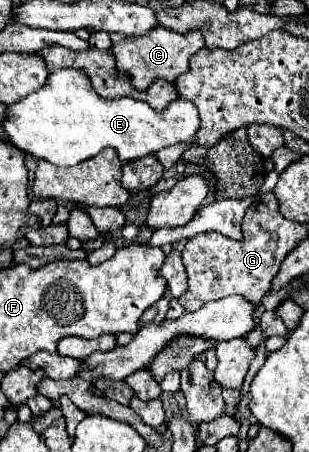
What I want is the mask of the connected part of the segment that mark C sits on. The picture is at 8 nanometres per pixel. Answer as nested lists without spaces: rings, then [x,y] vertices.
[[[154,27],[154,29],[150,29],[150,33],[140,35],[140,37],[122,35],[122,33],[112,33],[110,37],[114,43],[112,53],[114,53],[118,69],[128,73],[134,87],[138,87],[138,89],[150,87],[150,81],[154,81],[154,79],[176,81],[182,73],[188,71],[190,55],[194,55],[198,49],[204,47],[202,31],[198,31],[198,29],[192,29],[184,35],[180,35],[180,33],[168,31],[166,27]]]

